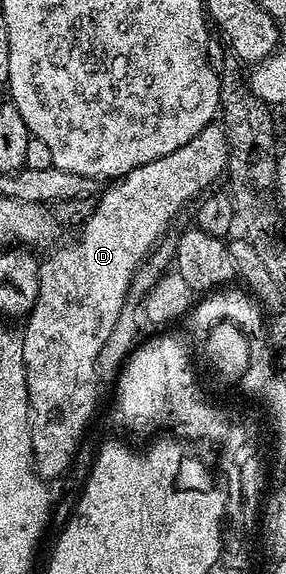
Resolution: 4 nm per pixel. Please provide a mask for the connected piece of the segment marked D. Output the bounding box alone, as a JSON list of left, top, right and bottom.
[21,124,229,480]

